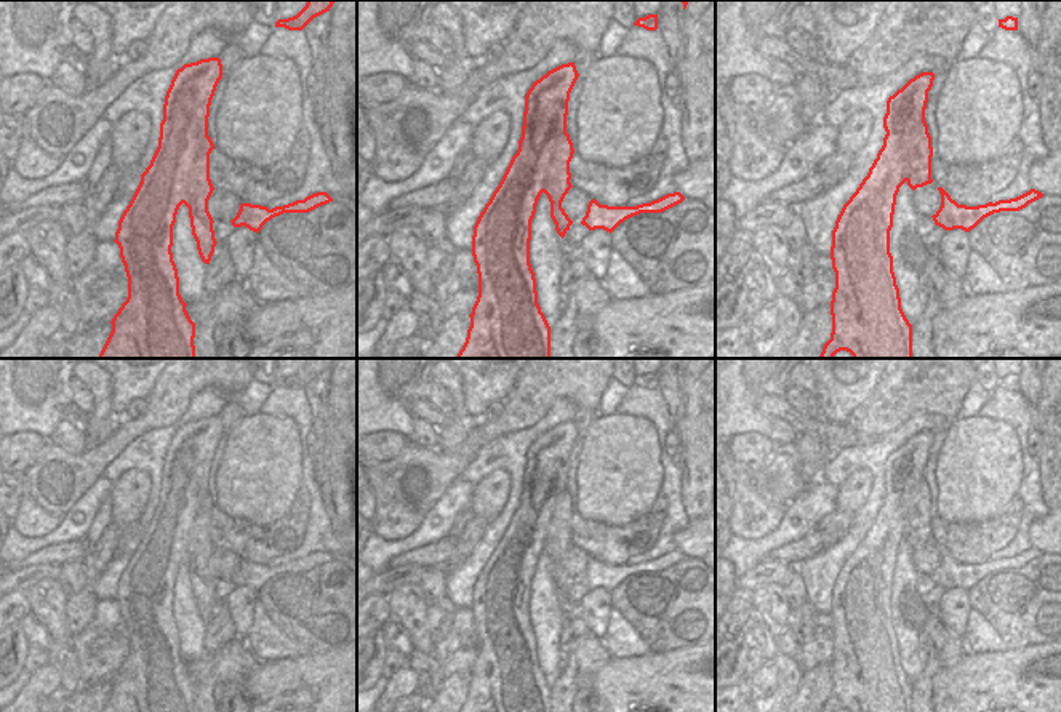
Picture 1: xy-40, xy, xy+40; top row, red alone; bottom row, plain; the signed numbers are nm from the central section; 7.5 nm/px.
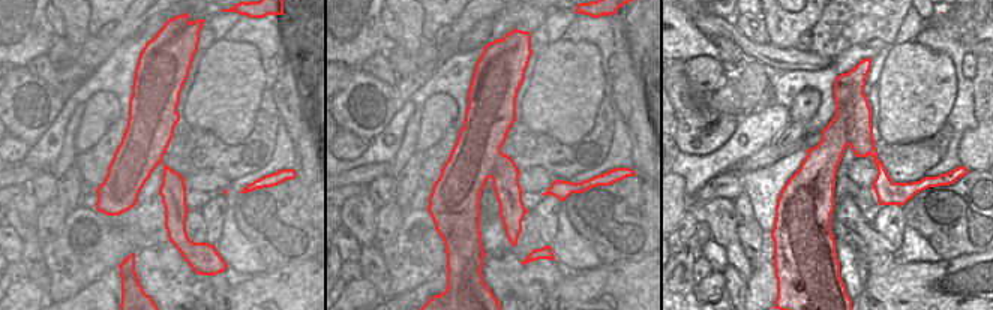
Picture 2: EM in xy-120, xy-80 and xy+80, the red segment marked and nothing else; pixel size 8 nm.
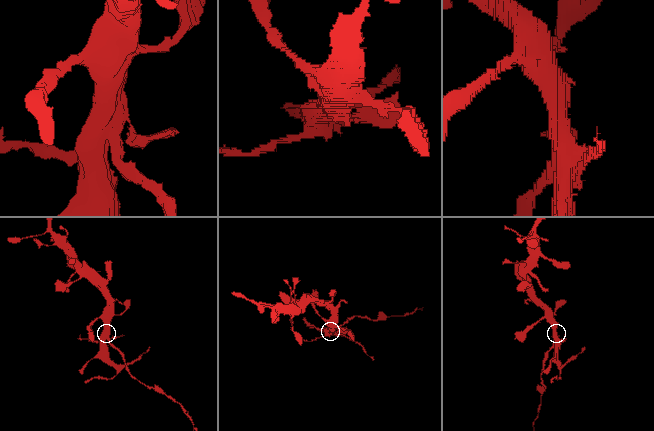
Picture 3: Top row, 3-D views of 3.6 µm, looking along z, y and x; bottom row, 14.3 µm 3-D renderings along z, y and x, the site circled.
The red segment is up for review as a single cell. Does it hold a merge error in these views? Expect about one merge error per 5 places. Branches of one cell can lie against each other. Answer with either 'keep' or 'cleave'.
cleave

